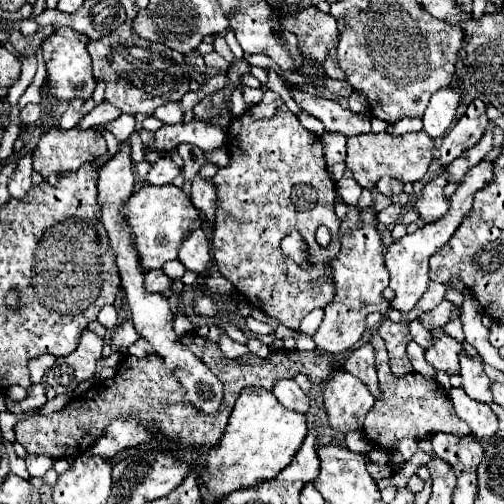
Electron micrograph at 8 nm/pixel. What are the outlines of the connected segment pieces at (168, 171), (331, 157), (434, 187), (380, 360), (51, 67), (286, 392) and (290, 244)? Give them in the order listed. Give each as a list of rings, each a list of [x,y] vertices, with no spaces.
[[[161,157],[161,159],[151,167],[147,181],[149,181],[151,185],[167,185],[167,183],[171,183],[179,173],[181,173],[181,169],[179,169],[179,165],[177,165],[171,157]]]
[[[323,133],[321,135],[327,165],[341,163],[345,159],[345,137],[339,133]]]
[[[441,173],[435,179],[431,179],[423,191],[419,193],[417,201],[415,201],[415,209],[419,213],[419,219],[423,225],[433,223],[437,219],[441,219],[447,209],[449,209],[449,201],[443,197],[443,187],[447,185],[447,175]]]
[[[373,333],[369,337],[373,349],[375,349],[376,370],[379,387],[383,391],[381,399],[377,400],[373,409],[366,415],[363,431],[369,443],[377,443],[383,449],[391,449],[399,439],[411,437],[411,439],[425,439],[435,433],[457,433],[459,437],[469,435],[469,427],[455,415],[453,403],[443,393],[443,389],[437,385],[437,381],[427,381],[419,373],[411,372],[397,379],[389,369],[387,349],[383,345],[383,339]]]
[[[69,27],[57,29],[53,35],[49,35],[43,41],[41,51],[43,51],[45,65],[47,65],[47,87],[57,101],[91,99],[91,95],[95,91],[95,81],[93,81],[93,73],[91,73],[91,57],[87,53],[87,43],[89,43],[89,39],[85,35],[81,35]]]
[[[281,379],[281,381],[277,381],[273,395],[277,397],[277,401],[279,401],[283,407],[287,407],[287,409],[291,409],[291,411],[307,413],[307,409],[309,409],[309,397],[307,397],[307,395],[299,389],[299,385],[297,385],[295,381],[291,381],[291,379]]]
[[[291,231],[291,233],[283,239],[281,249],[283,249],[291,259],[295,259],[295,263],[299,263],[301,267],[309,267],[309,263],[305,261],[305,255],[303,255],[305,243],[303,243],[303,239],[297,235],[297,231]]]

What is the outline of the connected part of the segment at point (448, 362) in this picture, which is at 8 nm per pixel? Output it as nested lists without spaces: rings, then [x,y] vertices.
[[[439,329],[433,331],[433,341],[435,341],[435,347],[425,353],[427,363],[429,363],[435,371],[445,371],[445,373],[449,373],[449,375],[459,373],[461,343],[457,343],[455,339],[439,333]]]

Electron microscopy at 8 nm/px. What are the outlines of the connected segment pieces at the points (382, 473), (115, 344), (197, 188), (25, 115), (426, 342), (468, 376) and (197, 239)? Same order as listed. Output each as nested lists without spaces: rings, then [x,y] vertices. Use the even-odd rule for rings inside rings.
[[[365,457],[365,459],[367,459],[367,471],[373,475],[375,481],[385,479],[385,477],[391,477],[391,475],[395,473],[395,467],[393,467],[391,463],[387,463],[387,465],[377,465],[377,463],[373,463],[369,457]]]
[[[127,319],[125,323],[121,323],[121,325],[113,331],[113,337],[111,337],[109,345],[111,345],[113,351],[117,351],[119,347],[129,347],[129,345],[133,345],[137,339],[139,339],[139,335],[137,335],[137,331],[135,331],[135,327],[133,327],[133,321]]]
[[[199,175],[193,179],[191,201],[203,213],[205,223],[211,227],[215,221],[215,187],[211,181],[203,181]]]
[[[33,103],[25,105],[25,107],[21,109],[21,119],[23,119],[25,123],[33,125],[35,121],[39,121],[39,119],[41,119],[41,107],[39,107],[39,105],[33,105]]]
[[[419,319],[409,322],[409,331],[412,339],[423,347],[424,350],[427,350],[433,345],[431,333],[422,326]]]
[[[461,353],[461,389],[475,401],[491,403],[491,379],[485,375],[483,365],[467,353]]]
[[[197,229],[193,231],[185,243],[181,245],[181,251],[179,251],[179,257],[177,257],[185,269],[189,271],[195,271],[195,273],[203,273],[209,265],[211,265],[211,257],[209,257],[209,241],[207,241],[207,235],[203,229]]]

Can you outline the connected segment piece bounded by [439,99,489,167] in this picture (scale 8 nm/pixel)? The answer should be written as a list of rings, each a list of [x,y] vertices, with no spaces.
[[[475,99],[465,115],[455,123],[455,127],[443,137],[441,149],[439,149],[439,161],[445,167],[453,159],[457,159],[465,149],[471,149],[481,137],[487,127],[487,113],[485,113],[485,103]]]

